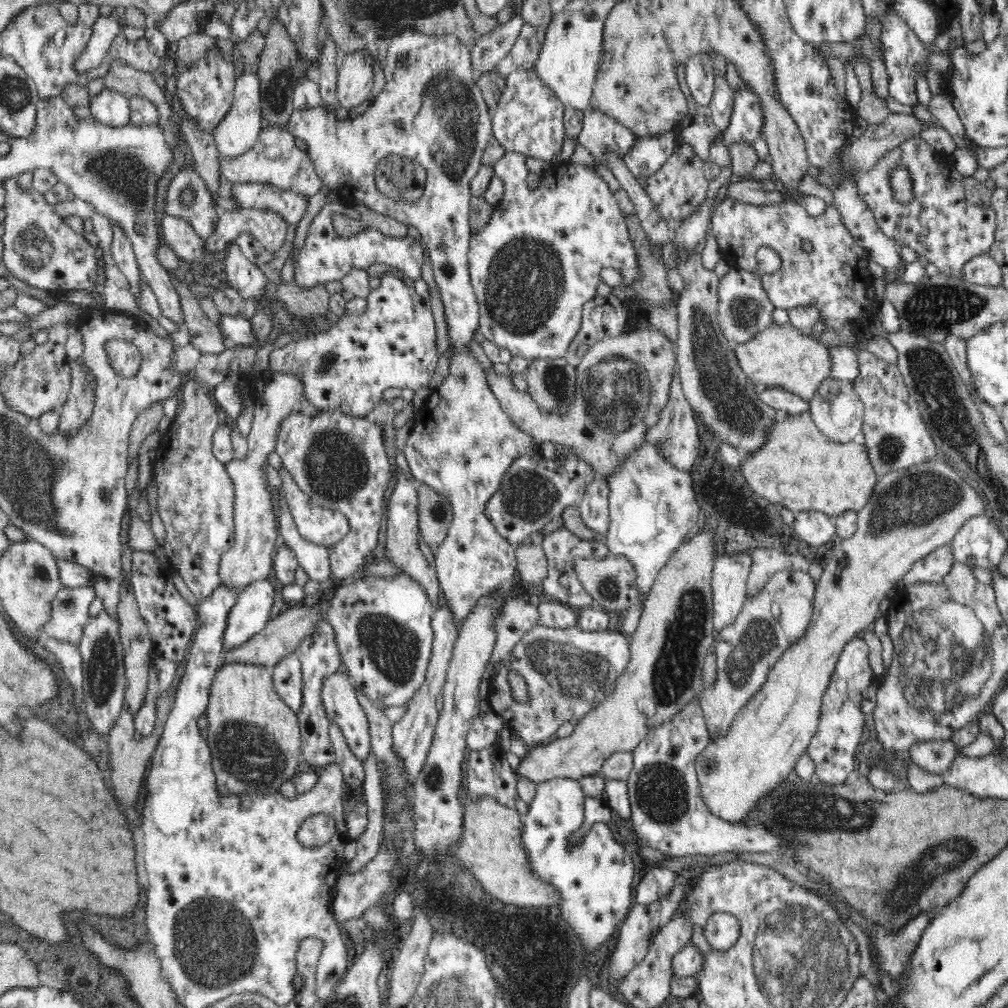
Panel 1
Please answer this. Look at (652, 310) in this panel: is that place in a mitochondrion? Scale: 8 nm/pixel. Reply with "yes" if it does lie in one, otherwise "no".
no

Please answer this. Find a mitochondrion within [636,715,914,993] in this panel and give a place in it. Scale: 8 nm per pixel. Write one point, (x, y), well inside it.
(808, 815)

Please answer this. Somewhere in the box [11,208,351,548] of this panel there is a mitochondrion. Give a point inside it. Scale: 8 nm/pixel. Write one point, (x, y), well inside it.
(36, 248)

